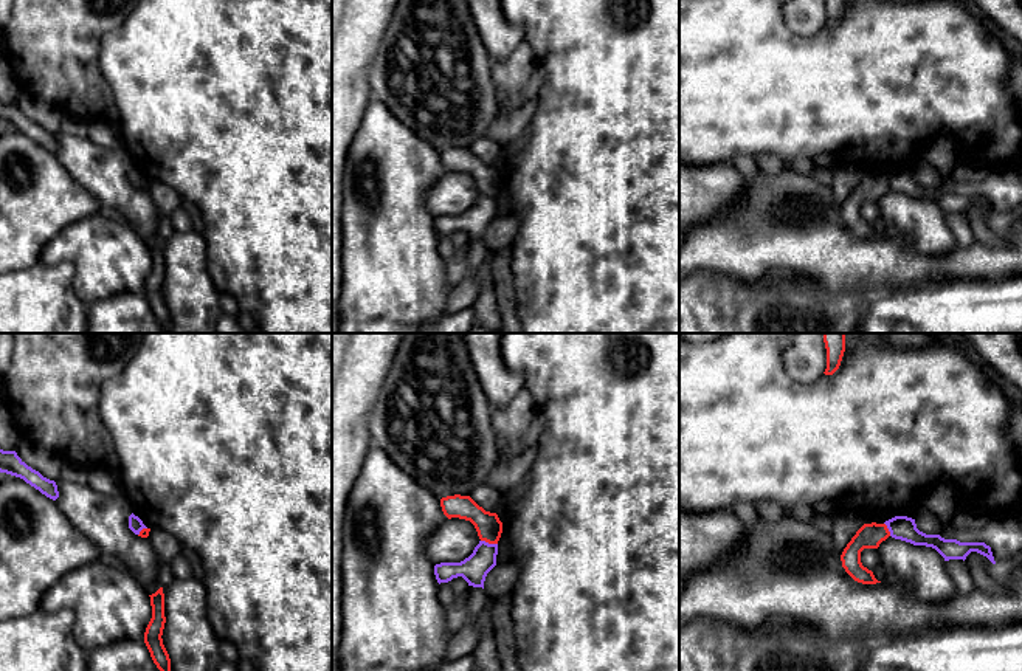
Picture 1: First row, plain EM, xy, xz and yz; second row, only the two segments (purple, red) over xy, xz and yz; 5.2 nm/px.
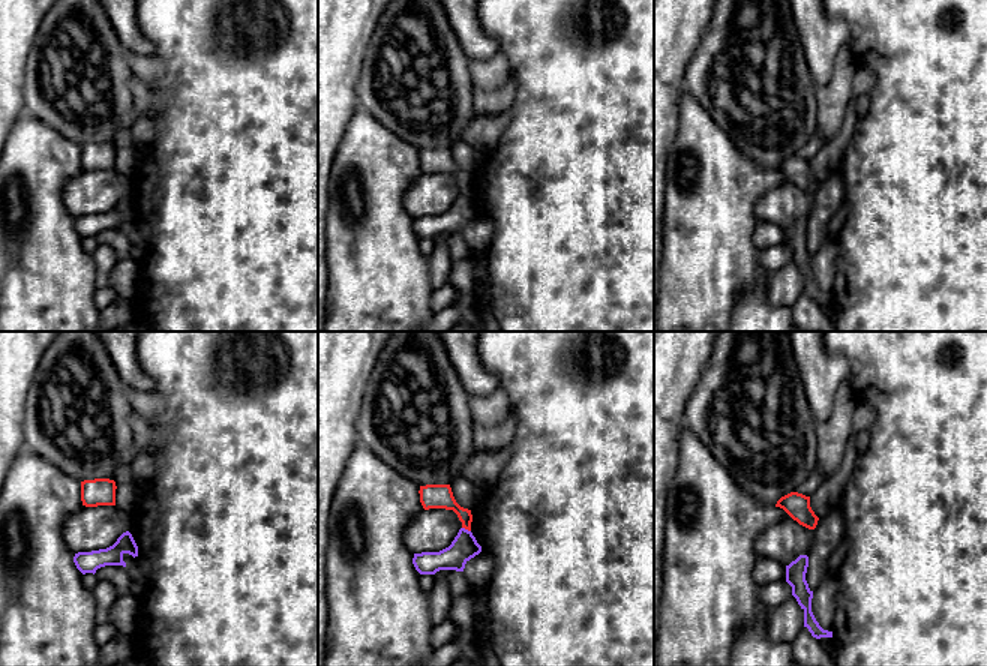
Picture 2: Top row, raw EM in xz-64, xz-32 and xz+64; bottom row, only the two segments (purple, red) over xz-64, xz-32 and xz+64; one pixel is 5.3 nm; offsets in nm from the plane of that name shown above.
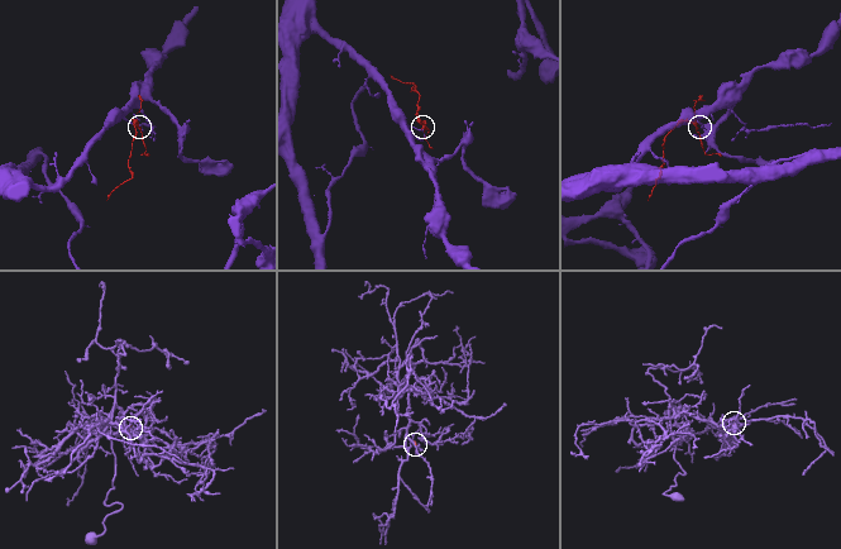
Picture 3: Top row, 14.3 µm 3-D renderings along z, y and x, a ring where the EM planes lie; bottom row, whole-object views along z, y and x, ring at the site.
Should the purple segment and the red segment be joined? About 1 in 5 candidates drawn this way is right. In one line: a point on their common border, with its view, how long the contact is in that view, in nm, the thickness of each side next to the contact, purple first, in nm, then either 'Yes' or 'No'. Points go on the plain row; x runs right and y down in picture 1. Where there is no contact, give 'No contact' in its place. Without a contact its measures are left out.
Touches purple at xz (487, 196). Shared border 90 nm. Thickness 140 nm (purple) against 140 nm. No

